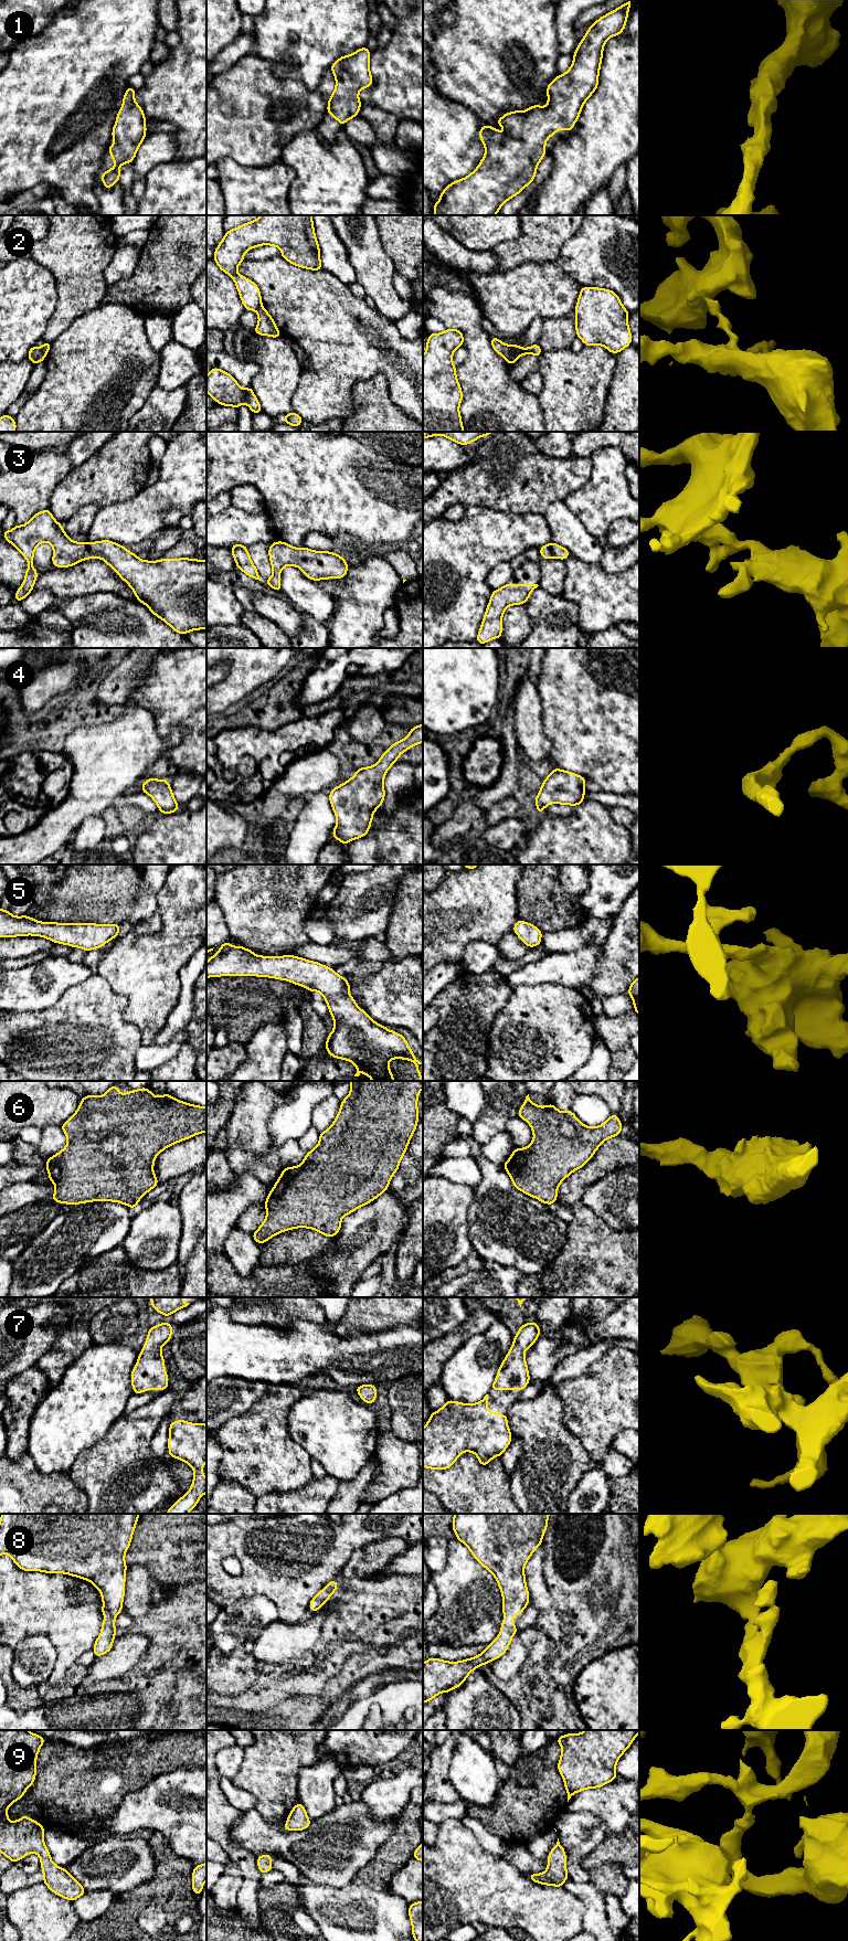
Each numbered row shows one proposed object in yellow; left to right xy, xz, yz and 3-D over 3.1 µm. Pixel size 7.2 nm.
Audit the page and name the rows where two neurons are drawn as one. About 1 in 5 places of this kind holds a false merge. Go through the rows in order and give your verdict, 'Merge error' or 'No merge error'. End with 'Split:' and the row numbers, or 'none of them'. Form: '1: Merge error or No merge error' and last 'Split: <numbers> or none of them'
1: No merge error
2: Merge error
3: No merge error
4: No merge error
5: No merge error
6: No merge error
7: No merge error
8: No merge error
9: No merge error
Split: 2

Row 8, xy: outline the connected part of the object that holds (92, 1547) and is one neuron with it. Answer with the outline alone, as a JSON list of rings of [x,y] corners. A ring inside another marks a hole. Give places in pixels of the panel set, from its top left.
[[[2,1514],[0,1518],[0,1556],[4,1553],[9,1555],[14,1563],[23,1571],[65,1573],[87,1580],[98,1589],[103,1600],[102,1614],[106,1618],[103,1620],[100,1634],[96,1638],[94,1644],[93,1652],[95,1653],[95,1657],[106,1654],[113,1647],[114,1638],[117,1632],[115,1629],[115,1618],[123,1610],[123,1600],[125,1597],[125,1581],[127,1569],[127,1565],[125,1562],[125,1553],[130,1546],[132,1534],[137,1525],[139,1515],[140,1514]]]

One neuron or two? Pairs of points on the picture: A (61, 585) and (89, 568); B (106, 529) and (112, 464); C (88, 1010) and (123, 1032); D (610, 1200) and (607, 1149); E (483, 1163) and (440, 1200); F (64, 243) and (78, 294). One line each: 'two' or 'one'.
A: one
B: two
C: one
D: two
E: two
F: one

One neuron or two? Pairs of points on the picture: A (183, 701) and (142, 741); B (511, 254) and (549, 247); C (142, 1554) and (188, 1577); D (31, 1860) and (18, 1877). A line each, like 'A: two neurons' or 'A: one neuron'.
A: two neurons
B: one neuron
C: one neuron
D: two neurons

